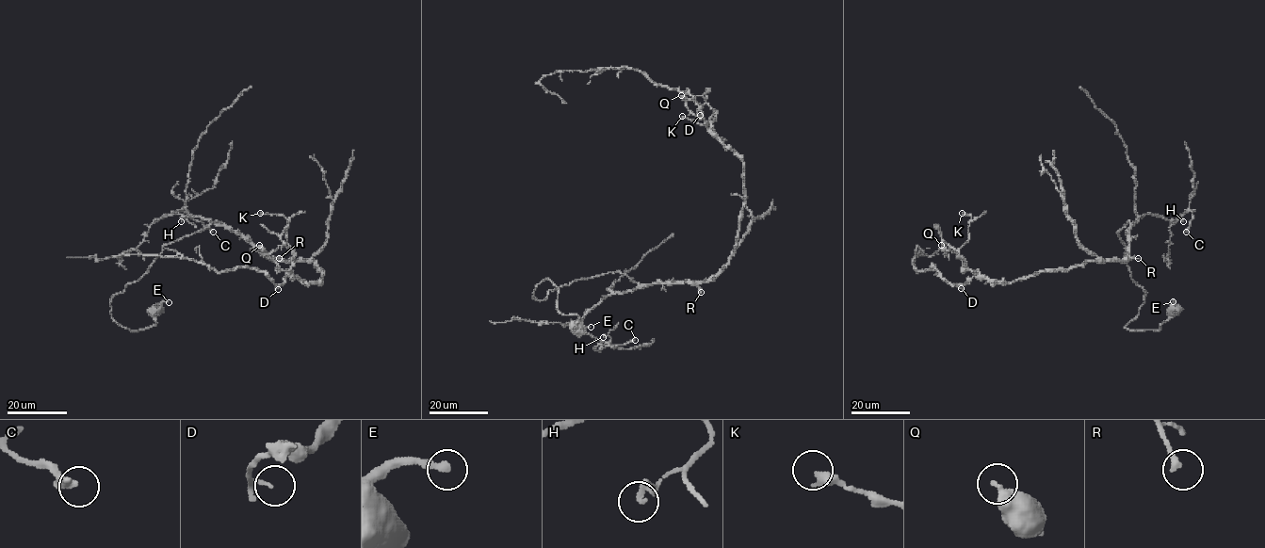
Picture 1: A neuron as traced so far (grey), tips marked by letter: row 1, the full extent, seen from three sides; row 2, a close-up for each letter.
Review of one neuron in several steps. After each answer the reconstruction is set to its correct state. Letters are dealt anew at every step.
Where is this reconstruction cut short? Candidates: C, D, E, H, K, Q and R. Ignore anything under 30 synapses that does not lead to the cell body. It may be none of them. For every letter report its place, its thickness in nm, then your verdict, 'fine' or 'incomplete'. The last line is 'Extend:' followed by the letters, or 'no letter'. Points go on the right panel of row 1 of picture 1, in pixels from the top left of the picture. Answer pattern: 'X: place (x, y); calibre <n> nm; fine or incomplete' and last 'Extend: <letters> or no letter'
C: place (1186, 232); calibre 380 nm; fine
D: place (961, 288); calibre 100 nm; fine
E: place (1173, 301); calibre 280 nm; fine
H: place (1183, 221); calibre 160 nm; fine
K: place (962, 213); calibre 360 nm; fine
Q: place (941, 245); calibre 460 nm; fine
R: place (1138, 258); calibre 190 nm; fine
Extend: no letter

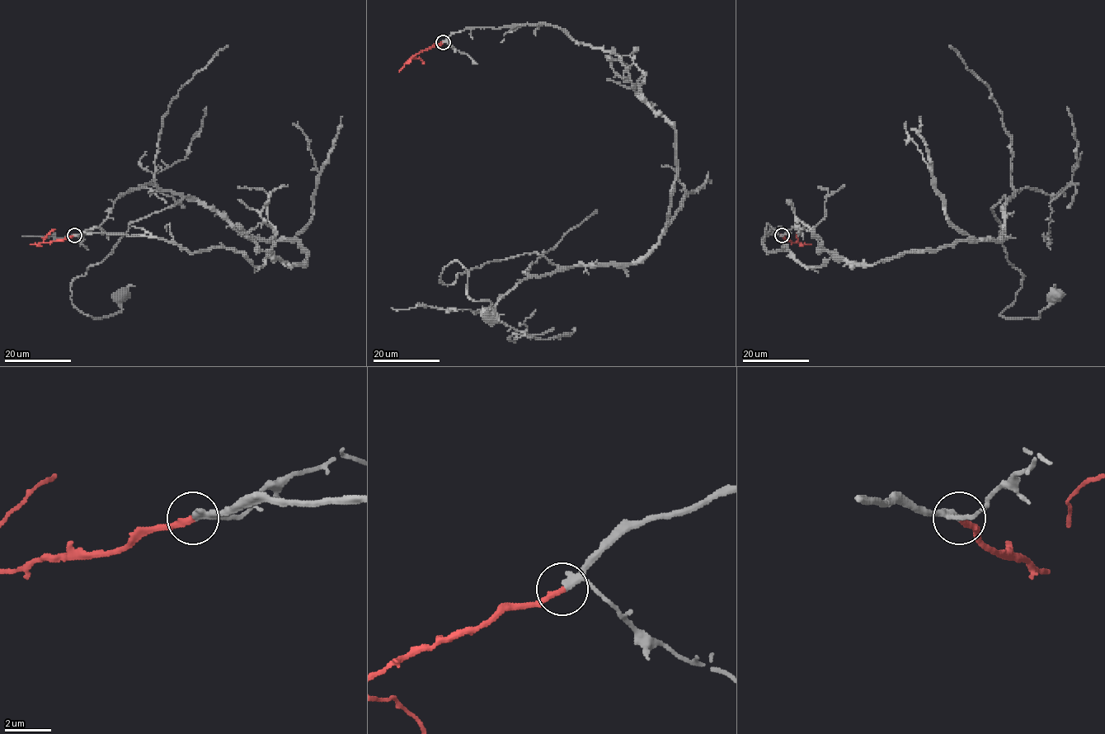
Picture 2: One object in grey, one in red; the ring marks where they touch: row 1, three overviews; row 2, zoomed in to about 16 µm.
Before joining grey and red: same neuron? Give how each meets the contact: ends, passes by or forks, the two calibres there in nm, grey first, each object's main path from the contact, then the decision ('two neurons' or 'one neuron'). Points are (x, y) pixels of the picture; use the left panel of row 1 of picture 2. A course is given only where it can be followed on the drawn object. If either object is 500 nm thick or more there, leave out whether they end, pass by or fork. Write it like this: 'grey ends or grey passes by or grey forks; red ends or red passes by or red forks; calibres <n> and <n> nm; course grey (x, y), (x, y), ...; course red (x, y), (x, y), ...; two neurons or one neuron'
grey passes by; red ends; calibres 260 and 260 nm; course grey (73, 236), (233, 249), (259, 267), (307, 252), (185, 195), (131, 222), (70, 286), (94, 317), (119, 296); course red (73, 236), (30, 245); one neuron

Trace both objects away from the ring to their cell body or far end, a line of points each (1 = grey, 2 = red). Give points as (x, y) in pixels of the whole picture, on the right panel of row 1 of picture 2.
1: (781, 236), (768, 253), (867, 265), (1000, 241), (1004, 195), (1024, 278), (999, 314), (1055, 296)
2: (782, 236), (793, 243), (811, 245)

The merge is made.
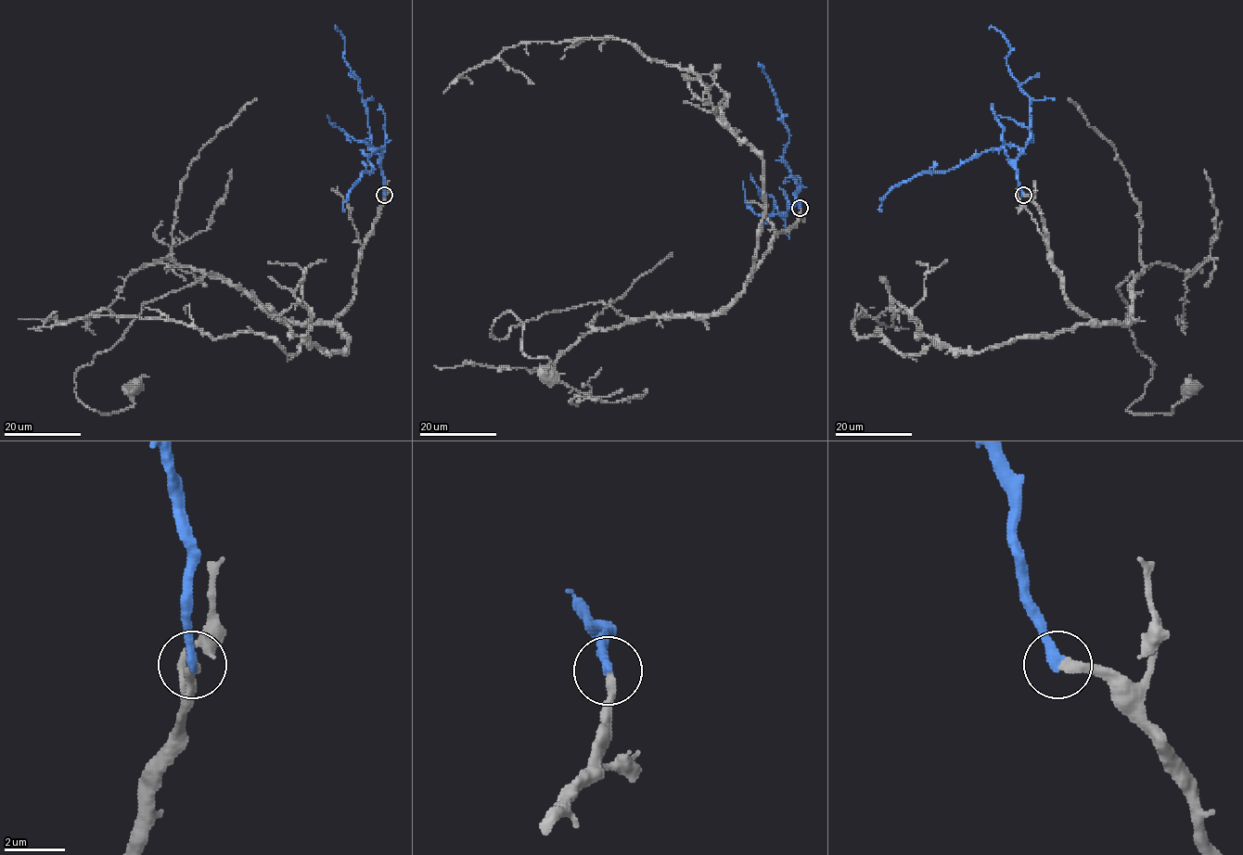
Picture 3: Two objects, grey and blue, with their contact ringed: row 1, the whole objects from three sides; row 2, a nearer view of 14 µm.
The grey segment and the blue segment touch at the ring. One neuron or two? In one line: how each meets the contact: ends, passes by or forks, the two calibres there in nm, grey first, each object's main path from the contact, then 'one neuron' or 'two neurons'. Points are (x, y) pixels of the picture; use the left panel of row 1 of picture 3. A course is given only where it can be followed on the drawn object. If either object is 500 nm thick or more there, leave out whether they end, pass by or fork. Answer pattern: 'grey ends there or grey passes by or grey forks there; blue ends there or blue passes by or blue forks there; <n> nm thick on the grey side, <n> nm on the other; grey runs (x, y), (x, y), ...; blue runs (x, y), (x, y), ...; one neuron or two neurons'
grey ends there; blue ends there; 320 nm thick on the grey side, 340 nm on the other; grey runs (385, 195), (331, 322), (279, 320), (208, 273), (144, 303), (74, 376), (101, 414), (131, 389); blue runs (385, 195), (381, 147), (367, 158), (373, 171), (365, 172), (352, 185), (342, 205), (344, 210); one neuron

